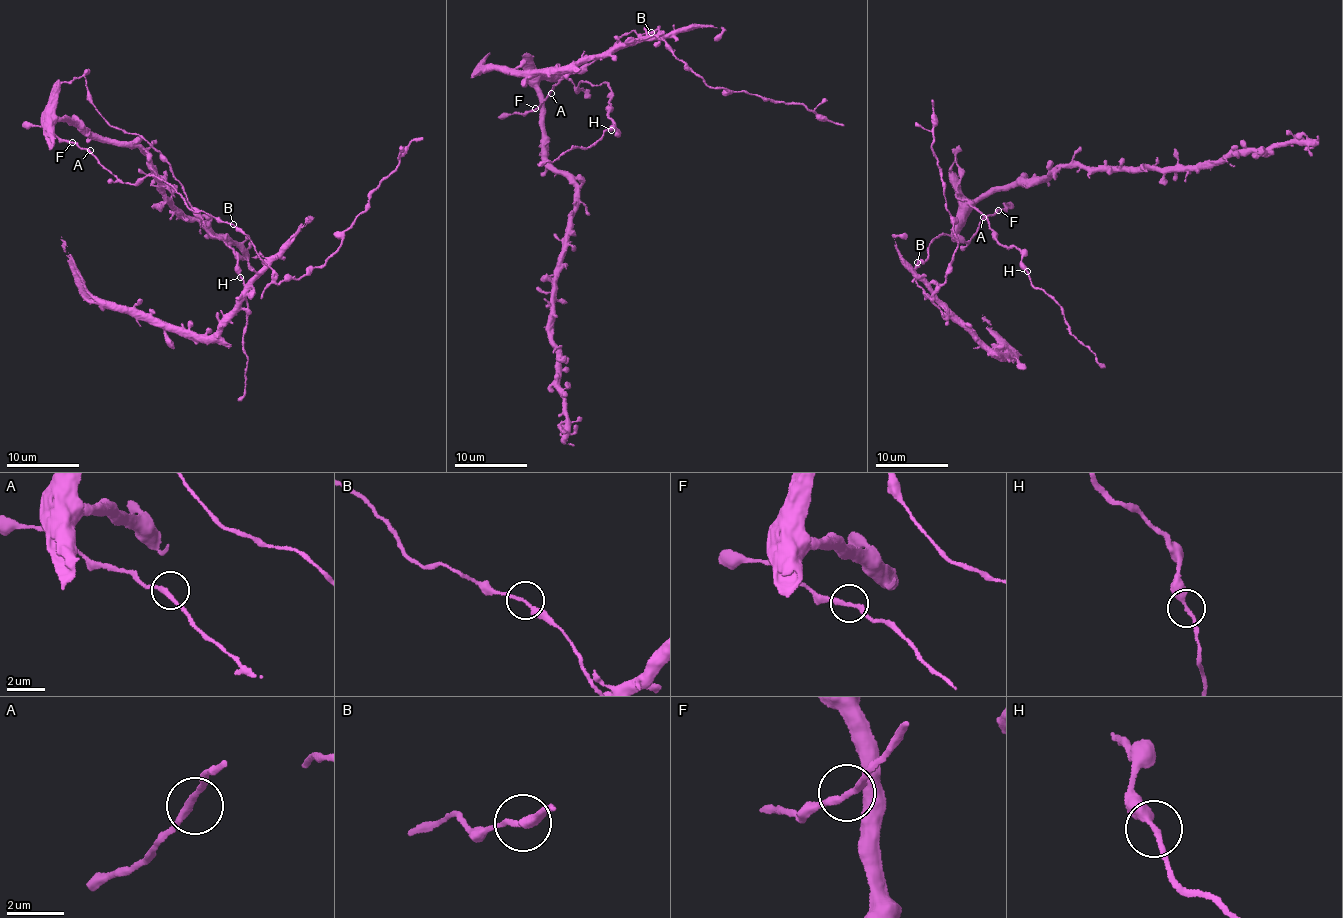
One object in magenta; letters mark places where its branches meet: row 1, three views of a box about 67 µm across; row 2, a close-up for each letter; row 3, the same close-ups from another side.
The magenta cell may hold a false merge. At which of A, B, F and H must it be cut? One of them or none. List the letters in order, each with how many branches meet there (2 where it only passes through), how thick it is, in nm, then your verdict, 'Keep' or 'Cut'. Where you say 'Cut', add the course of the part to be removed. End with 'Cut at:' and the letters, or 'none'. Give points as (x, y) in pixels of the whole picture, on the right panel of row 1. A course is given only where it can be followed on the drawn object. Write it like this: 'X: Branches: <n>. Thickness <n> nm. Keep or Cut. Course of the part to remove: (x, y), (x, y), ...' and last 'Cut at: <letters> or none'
A: Branches: 2. Thickness 240 nm. Keep
B: Branches: 2. Thickness 200 nm. Keep
F: Branches: 2. Thickness 220 nm. Keep
H: Branches: 2. Thickness 260 nm. Keep
Cut at: none

